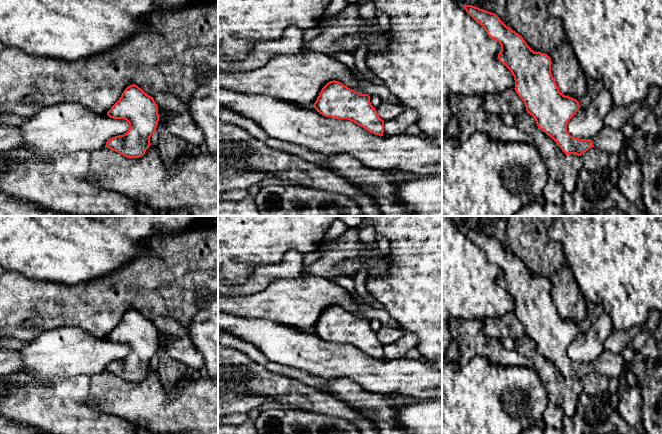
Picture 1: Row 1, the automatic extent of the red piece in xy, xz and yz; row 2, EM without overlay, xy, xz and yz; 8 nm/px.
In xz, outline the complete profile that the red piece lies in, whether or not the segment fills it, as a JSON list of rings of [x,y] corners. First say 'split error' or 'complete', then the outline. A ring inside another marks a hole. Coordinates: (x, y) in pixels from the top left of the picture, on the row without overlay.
complete | [[[330,305],[322,312],[313,332],[325,341],[347,343],[370,357],[383,360],[384,345],[371,329],[370,320],[360,318],[339,305]]]

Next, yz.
split error | [[[465,229],[464,233],[484,252],[490,262],[499,266],[501,275],[498,278],[498,283],[514,300],[514,313],[524,326],[527,337],[534,341],[539,353],[550,360],[566,379],[576,378],[581,380],[592,371],[608,379],[620,379],[624,368],[628,365],[621,354],[615,354],[604,350],[597,360],[588,364],[572,361],[568,357],[568,345],[576,338],[580,329],[576,323],[565,320],[559,315],[551,297],[551,282],[547,278],[534,276],[527,269],[523,261],[507,251],[495,237],[488,236],[472,229]]]

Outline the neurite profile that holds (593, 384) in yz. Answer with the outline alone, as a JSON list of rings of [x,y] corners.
[[[595,371],[582,377],[580,381],[583,391],[588,395],[601,395],[608,390],[609,379]]]

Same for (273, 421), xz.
[[[291,409],[261,412],[254,425],[259,434],[361,434],[346,419]]]

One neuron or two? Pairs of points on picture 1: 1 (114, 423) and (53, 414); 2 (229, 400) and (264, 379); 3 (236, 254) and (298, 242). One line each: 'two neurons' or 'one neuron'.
1: one neuron
2: two neurons
3: one neuron

